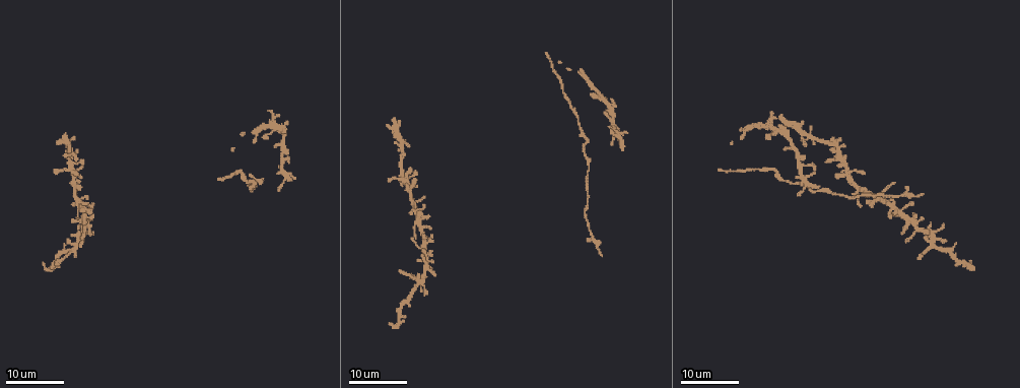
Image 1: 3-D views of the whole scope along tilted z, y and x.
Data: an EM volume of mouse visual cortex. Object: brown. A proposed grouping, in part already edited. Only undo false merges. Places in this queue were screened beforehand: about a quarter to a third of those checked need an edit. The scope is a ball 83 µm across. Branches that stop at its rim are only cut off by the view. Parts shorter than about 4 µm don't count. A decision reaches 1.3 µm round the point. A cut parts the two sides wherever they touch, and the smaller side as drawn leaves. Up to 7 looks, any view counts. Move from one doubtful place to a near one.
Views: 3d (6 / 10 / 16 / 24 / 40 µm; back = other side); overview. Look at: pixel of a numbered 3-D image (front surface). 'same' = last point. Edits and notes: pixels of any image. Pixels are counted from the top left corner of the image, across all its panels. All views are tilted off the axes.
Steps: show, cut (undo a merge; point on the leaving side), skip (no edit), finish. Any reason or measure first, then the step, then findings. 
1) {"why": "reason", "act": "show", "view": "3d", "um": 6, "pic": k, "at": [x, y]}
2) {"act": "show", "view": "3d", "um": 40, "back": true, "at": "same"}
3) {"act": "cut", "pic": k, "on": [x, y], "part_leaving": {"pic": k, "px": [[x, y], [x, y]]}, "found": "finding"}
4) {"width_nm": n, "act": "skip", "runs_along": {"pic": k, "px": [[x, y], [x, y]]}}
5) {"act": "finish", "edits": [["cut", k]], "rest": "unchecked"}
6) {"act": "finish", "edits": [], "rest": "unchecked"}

{"why": "calibre changes", "act": "show", "view": "3d", "um": 16, "pic": 1, "at": [582, 151]}

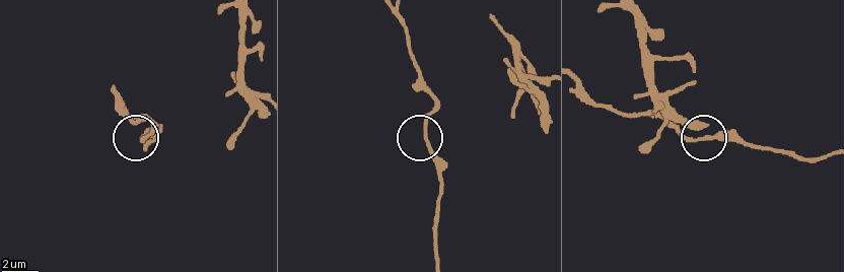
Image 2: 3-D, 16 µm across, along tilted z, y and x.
{"act": "show", "view": "3d", "um": 10, "pic": 2, "at": [708, 137]}

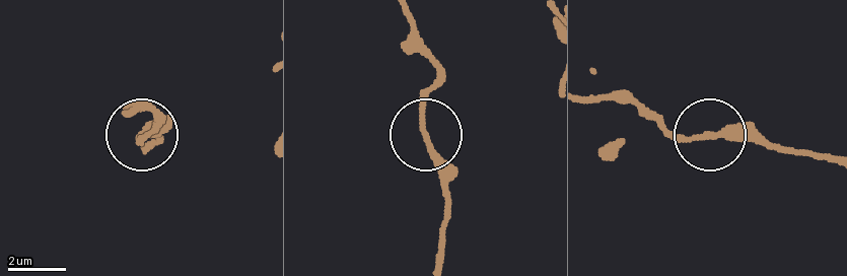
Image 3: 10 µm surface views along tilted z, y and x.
{"act": "skip", "found": "continuous, no second neuron"}

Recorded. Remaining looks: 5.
{"why": "thick turns thin", "act": "show", "view": "3d", "um": 24, "pic": 1, "at": [761, 169]}

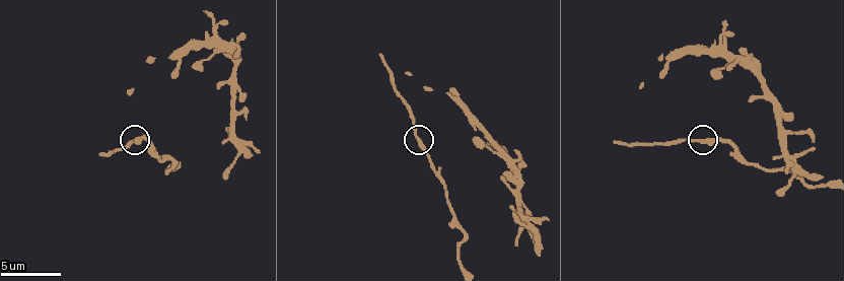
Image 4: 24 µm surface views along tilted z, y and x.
{"why": "closer look", "act": "show", "view": "3d", "um": 6, "pic": 4, "at": [416, 140]}

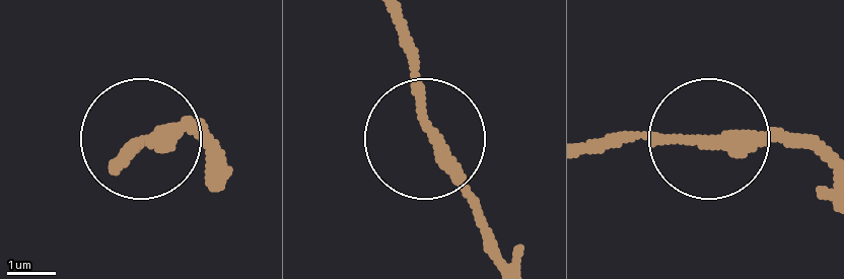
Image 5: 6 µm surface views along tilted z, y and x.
{"act": "skip", "runs_along": {"pic": 5, "px": [[833, 170], [795, 144], [589, 137]]}, "found": "continuous, no second neuron"}

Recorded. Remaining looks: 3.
{"why": "four-way junction", "act": "show", "view": "3d", "um": 16, "pic": 1, "at": [893, 205]}

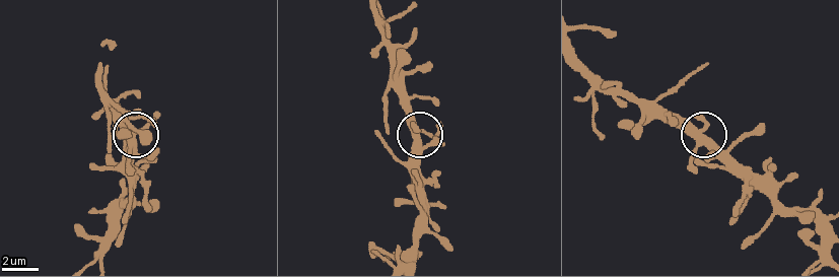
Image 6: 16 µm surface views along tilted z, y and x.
{"act": "show", "view": "3d", "um": 10, "pic": 6, "at": [700, 136]}

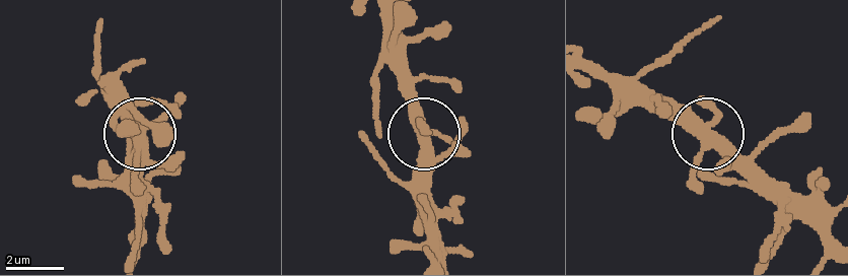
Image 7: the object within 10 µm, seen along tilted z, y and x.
{"act": "skip", "runs_along": {"pic": 7, "px": [[585, 62], [636, 78], [681, 107], [766, 192]]}, "found": "all the same neuron"}

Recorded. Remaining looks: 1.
{"act": "finish", "edits": [], "rest": "unchecked"}

